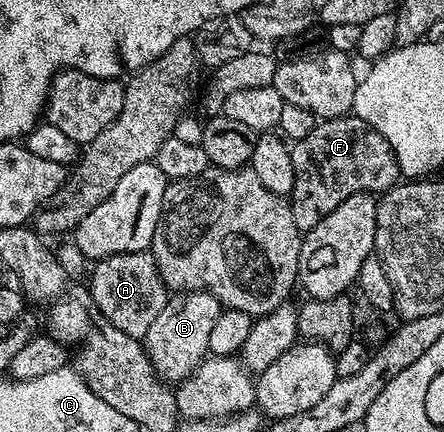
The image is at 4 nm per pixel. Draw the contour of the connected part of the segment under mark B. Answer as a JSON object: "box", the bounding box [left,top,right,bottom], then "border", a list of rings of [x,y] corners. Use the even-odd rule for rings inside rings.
{"box":[143,293,222,383],"border":[[[182,293],[170,296],[168,305],[159,311],[151,331],[143,338],[146,349],[151,351],[153,367],[169,383],[177,383],[192,375],[201,366],[203,358],[209,353],[211,327],[219,319],[222,304],[210,293]]]}

